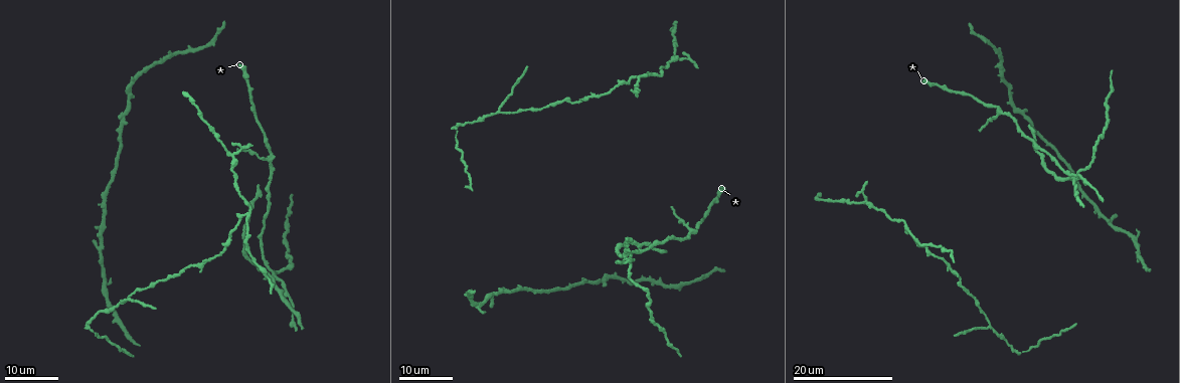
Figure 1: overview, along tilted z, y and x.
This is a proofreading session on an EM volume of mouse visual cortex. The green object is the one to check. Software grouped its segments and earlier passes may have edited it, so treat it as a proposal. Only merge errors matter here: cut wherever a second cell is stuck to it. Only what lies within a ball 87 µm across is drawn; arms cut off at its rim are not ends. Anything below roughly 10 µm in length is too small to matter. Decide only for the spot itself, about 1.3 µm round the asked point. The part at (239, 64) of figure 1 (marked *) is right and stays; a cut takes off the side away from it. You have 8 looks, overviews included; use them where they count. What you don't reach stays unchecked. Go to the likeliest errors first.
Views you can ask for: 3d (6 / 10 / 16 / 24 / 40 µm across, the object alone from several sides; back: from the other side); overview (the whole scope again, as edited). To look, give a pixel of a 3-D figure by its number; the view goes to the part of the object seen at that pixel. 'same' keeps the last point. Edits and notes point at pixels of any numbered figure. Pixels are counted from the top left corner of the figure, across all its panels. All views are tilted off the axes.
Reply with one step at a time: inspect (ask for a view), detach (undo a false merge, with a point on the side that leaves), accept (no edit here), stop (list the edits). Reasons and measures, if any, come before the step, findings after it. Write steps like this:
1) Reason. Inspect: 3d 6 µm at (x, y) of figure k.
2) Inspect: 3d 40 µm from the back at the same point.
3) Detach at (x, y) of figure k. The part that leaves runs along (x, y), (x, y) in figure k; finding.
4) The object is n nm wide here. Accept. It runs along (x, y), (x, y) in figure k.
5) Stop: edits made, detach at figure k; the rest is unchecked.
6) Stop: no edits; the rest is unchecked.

Inspect: 3d 24 µm at (248, 219) of figure 1.

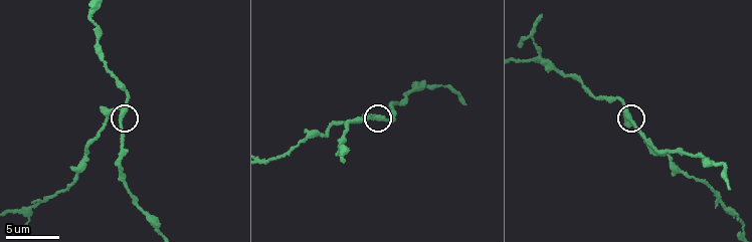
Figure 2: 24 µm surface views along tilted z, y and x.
Zoom in. Inspect: 3d 6 µm at (631, 117) of figure 2.

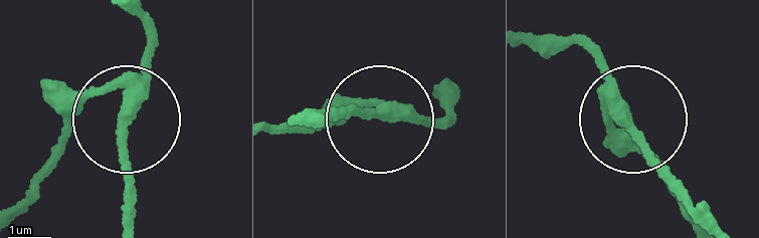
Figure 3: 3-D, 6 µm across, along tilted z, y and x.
The object is 230 nm wide here. Detach at (71, 102) of figure 3. The part that leaves runs along (129, 75), (70, 97), (21, 200) in figure 3; a second cell is stuck on.

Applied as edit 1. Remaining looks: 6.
Inspect: overview.

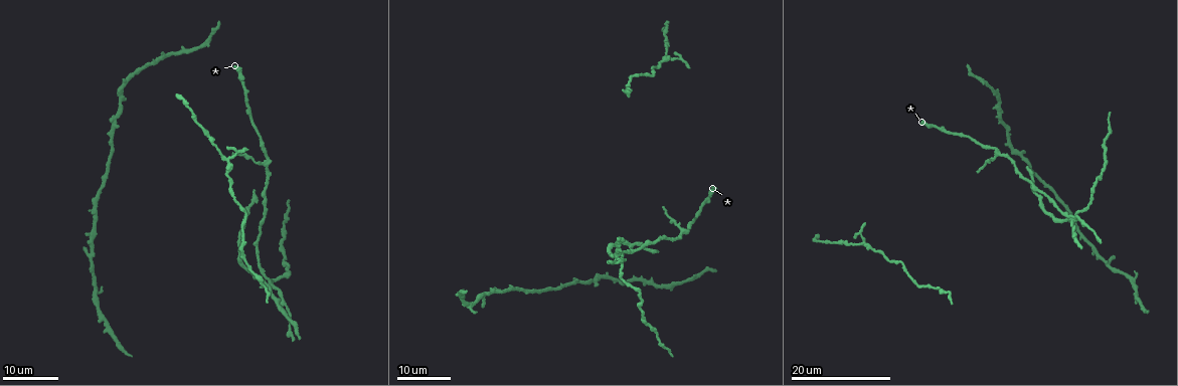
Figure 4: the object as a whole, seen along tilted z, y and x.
Branch point. Inspect: 3d 24 µm at (230, 162) of figure 4.

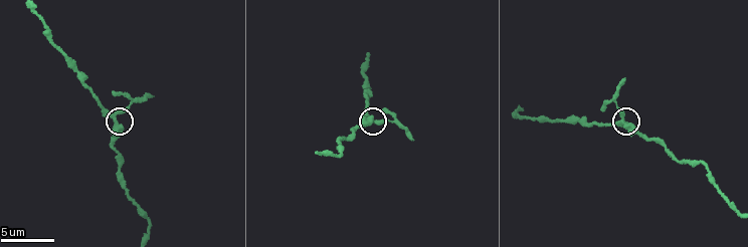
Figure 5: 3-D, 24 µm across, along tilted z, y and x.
Inspect: 3d 10 µm at (114, 122) of figure 5.

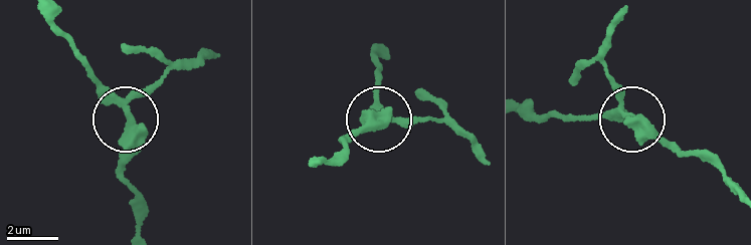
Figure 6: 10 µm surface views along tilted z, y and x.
The object is 290 nm wide here. Accept. All the same cell.

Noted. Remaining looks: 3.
Four arms meet. Inspect: 3d 16 µm at (273, 284) of figure 4.

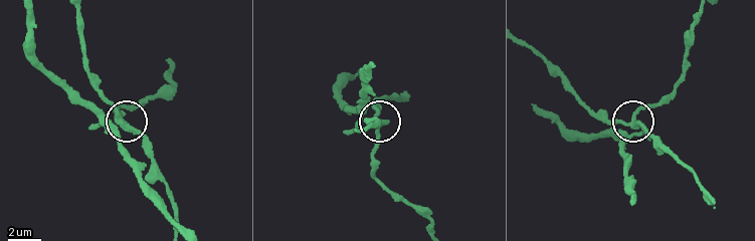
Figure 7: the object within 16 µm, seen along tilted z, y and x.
Inspect: 3d 10 µm at (123, 120) of figure 7.

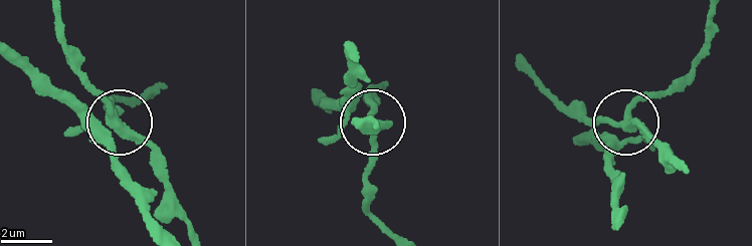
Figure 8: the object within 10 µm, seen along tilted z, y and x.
4 arms meet here. Accept. It runs along (59, 14), (77, 69), (106, 111), (165, 165) in figure 8; one cell here.

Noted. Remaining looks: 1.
Stop: edits made, detach at figure 3; the rest is unchecked.

